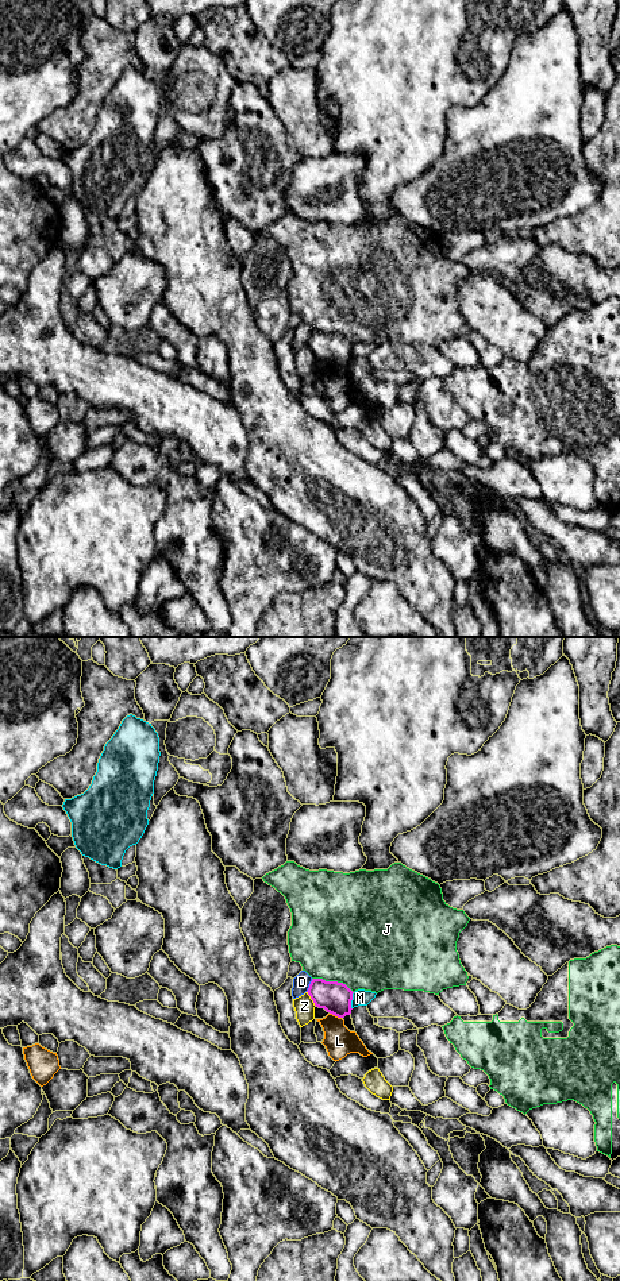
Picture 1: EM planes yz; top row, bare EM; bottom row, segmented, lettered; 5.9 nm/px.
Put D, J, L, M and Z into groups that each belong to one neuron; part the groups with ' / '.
D / J / L / M / Z

